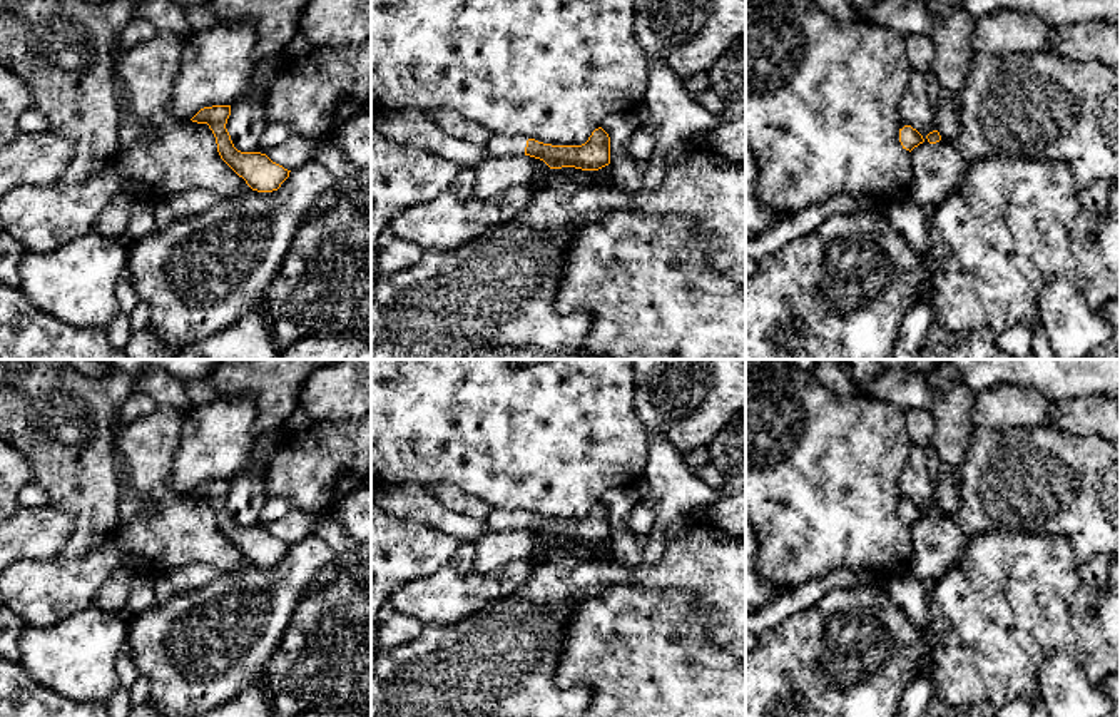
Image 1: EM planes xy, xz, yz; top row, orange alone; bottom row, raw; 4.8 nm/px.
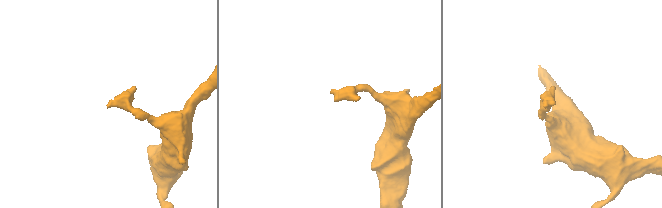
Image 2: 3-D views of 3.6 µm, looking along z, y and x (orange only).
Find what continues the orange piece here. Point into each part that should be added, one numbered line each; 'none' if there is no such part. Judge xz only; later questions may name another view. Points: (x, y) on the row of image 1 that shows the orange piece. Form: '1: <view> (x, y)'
1: xz (500, 146)

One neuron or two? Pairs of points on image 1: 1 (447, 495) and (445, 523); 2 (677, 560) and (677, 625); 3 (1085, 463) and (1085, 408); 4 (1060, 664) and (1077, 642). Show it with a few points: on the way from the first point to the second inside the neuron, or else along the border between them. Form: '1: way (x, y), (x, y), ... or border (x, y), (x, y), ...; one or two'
1: border (425, 488), (448, 508), (485, 518); two
2: border (639, 584), (682, 589), (706, 617); two
3: border (1048, 427), (1079, 435), (1099, 435), (1102, 438); two
4: border (1038, 667), (1053, 652), (1067, 652), (1092, 686); two

